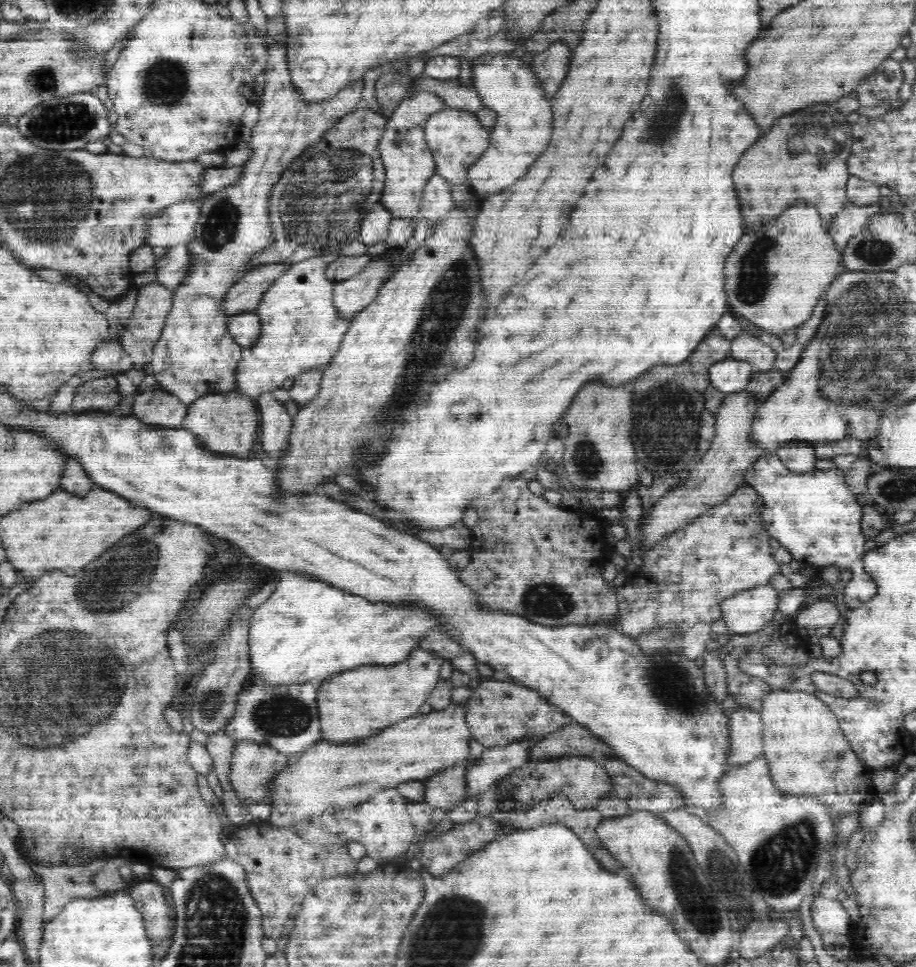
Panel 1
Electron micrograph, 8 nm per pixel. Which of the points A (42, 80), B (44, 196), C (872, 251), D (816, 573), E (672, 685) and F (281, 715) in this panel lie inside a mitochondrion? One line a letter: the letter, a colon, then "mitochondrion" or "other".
A: mitochondrion
B: mitochondrion
C: mitochondrion
D: other
E: mitochondrion
F: mitochondrion

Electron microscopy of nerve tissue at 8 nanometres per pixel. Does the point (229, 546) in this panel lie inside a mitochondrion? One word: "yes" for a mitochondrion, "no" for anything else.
no

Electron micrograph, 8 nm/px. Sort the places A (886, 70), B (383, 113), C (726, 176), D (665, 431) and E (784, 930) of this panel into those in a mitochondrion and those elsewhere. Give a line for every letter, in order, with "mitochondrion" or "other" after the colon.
A: other
B: other
C: other
D: mitochondrion
E: other

